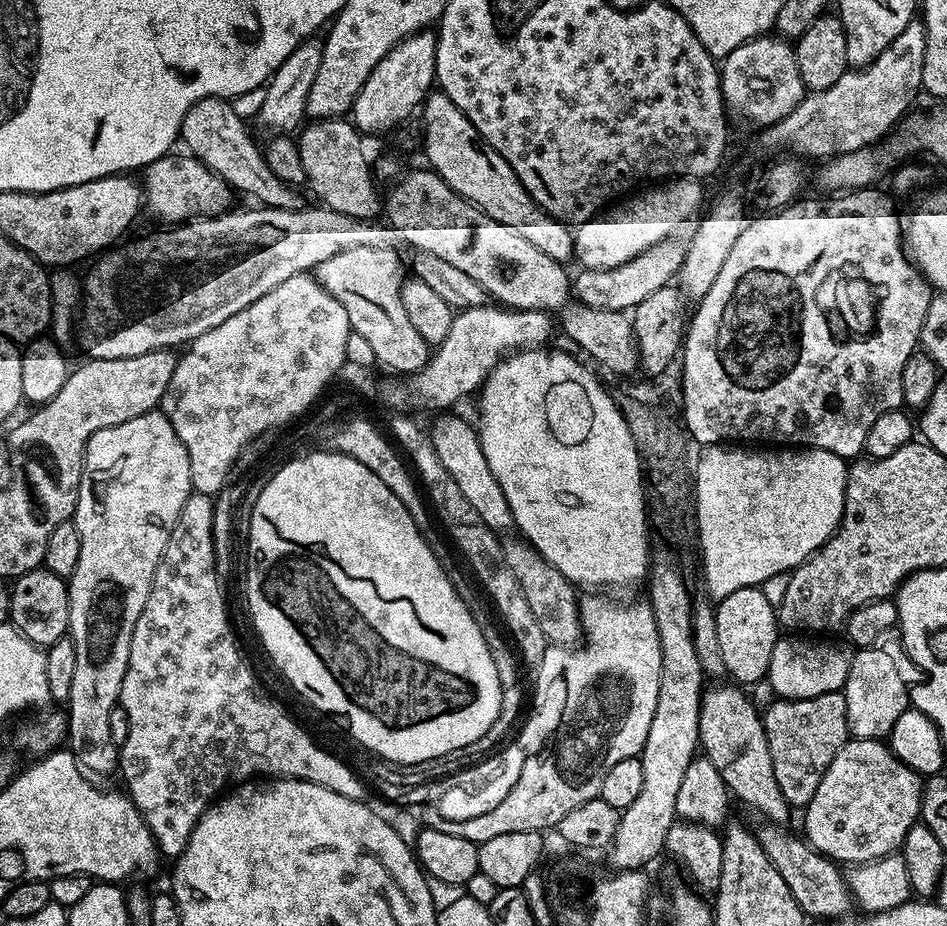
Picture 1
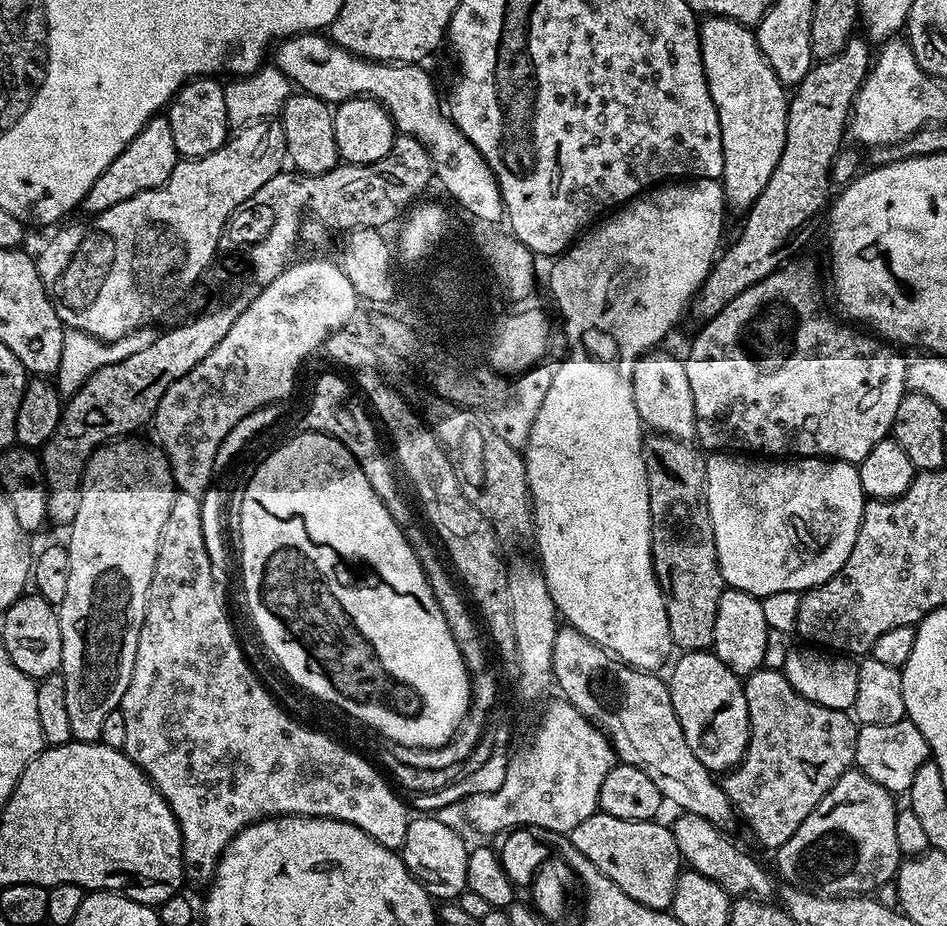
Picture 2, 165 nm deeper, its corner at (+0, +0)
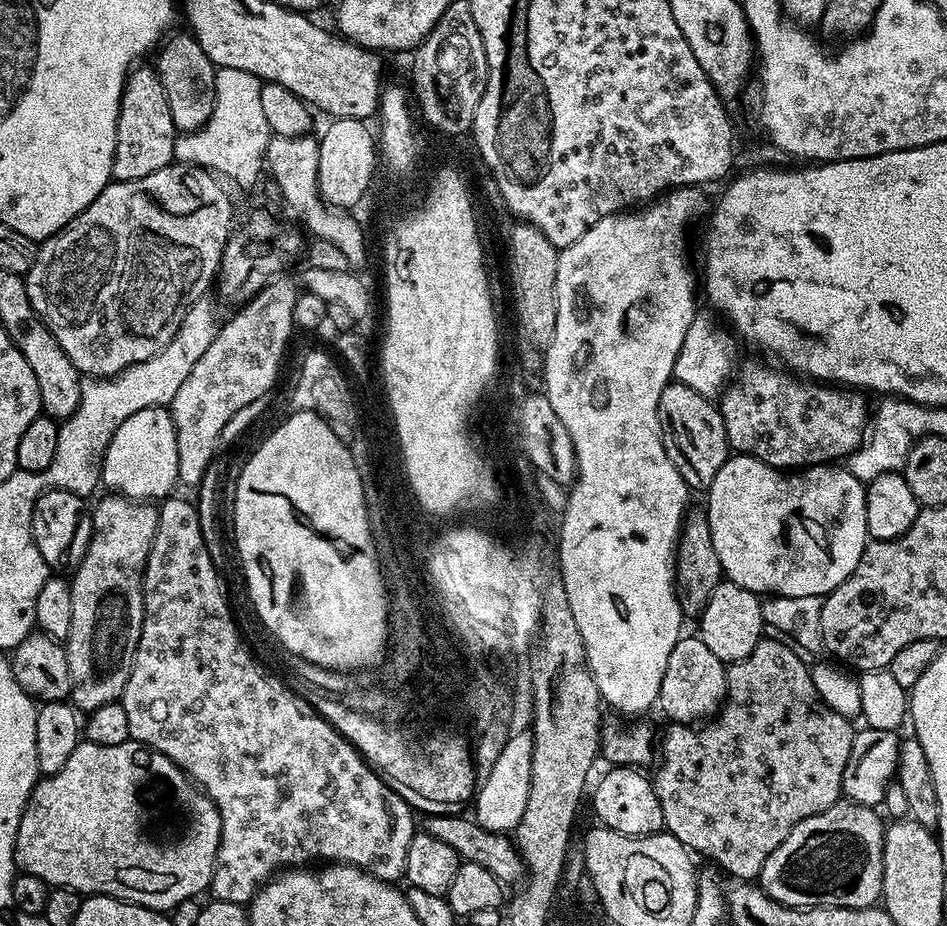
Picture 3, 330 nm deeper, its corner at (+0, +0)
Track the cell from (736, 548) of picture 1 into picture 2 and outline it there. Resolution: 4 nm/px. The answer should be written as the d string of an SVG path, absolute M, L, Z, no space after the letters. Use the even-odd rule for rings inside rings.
M727 451L712 452L707 457L706 494L710 522L714 526L714 542L718 566L729 588L763 598L770 594L799 592L817 588L846 566L850 550L858 538L866 497L860 481L860 469L845 460L829 460L822 456L799 458L749 458Z

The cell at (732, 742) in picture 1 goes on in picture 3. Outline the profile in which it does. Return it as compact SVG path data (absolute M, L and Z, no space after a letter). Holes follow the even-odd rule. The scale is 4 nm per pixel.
M681 635L680 640L670 650L670 662L666 662L666 674L662 678L658 708L661 708L672 722L691 725L704 722L719 713L724 697L728 694L728 674L722 661L707 648L699 635Z

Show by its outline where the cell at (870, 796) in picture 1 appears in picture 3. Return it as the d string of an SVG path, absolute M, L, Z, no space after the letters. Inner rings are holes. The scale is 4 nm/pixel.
M841 798L836 801L834 806L830 806L826 810L822 810L818 814L814 814L810 818L806 818L802 822L798 822L798 826L794 826L794 830L790 830L790 834L786 838L786 842L782 842L782 846L778 846L778 850L774 850L774 854L770 854L770 858L766 858L766 866L762 866L758 883L763 888L766 895L774 898L774 902L786 905L787 908L870 908L873 907L881 899L882 896L882 878L884 877L884 830L885 821L880 821L881 813L876 808L867 808L861 804L856 804L853 800Z

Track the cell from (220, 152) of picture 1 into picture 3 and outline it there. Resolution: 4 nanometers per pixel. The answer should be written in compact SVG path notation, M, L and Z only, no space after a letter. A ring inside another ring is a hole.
M184 32L177 36L169 35L159 49L160 57L154 61L154 67L162 82L162 90L166 90L166 102L170 102L170 118L174 118L174 126L180 134L197 132L210 118L210 114L214 114L216 101L217 67L210 62L210 58L206 58L195 35Z

